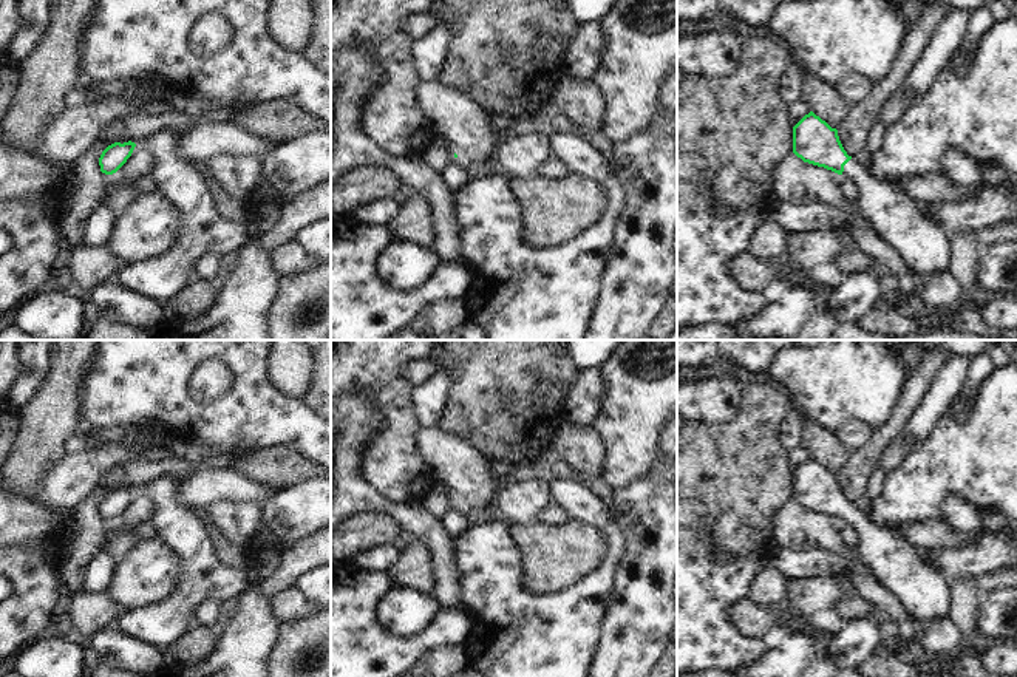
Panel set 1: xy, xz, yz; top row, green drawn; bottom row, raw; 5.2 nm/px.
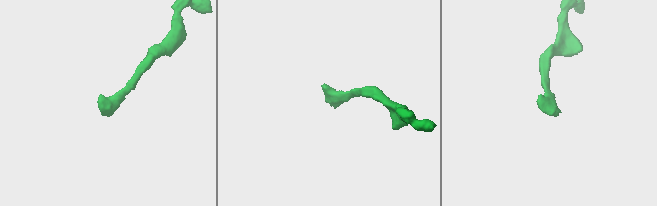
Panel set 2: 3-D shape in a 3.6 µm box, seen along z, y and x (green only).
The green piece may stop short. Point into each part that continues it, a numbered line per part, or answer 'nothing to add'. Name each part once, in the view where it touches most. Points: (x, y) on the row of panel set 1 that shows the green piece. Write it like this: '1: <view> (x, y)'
1: yz (926, 248).

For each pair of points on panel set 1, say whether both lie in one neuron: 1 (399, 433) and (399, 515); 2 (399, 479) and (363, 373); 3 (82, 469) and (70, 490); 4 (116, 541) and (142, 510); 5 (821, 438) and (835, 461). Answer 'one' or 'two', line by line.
1: two
2: one
3: one
4: one
5: one

